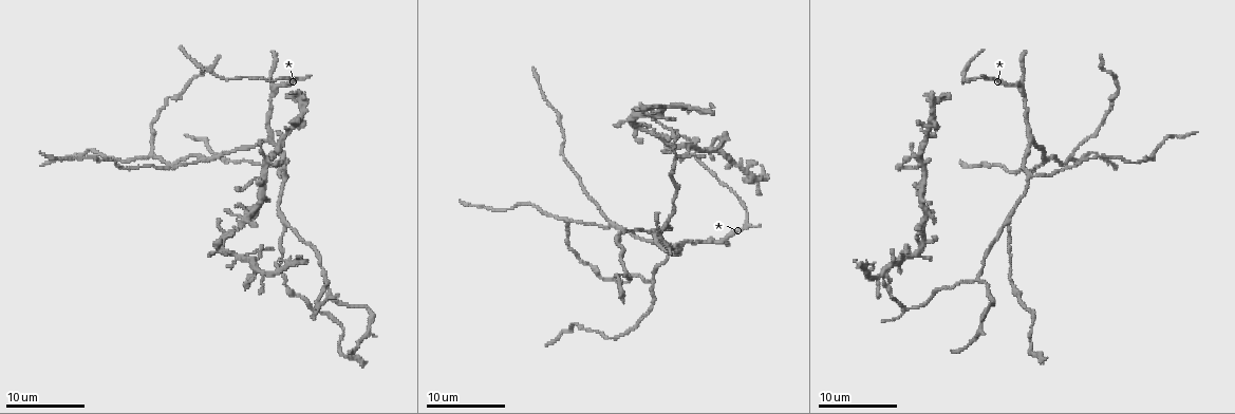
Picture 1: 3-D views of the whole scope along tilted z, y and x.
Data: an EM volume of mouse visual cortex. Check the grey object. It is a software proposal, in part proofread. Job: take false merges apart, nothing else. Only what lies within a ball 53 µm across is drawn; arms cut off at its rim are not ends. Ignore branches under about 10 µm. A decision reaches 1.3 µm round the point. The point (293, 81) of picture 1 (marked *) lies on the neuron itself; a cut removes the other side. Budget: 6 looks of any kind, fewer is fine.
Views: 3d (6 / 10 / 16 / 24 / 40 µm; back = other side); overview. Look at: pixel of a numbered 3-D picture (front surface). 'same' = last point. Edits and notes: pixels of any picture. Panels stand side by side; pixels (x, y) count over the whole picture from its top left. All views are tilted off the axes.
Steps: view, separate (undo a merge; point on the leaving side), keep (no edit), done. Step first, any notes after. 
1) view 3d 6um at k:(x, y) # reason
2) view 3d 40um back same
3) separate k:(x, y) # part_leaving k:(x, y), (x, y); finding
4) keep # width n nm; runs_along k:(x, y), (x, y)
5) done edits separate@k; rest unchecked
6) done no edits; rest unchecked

view 3d 6um at 1:(286, 222) # three-way junction

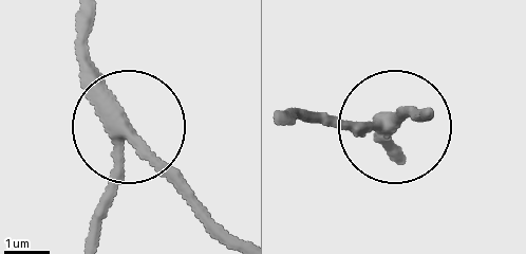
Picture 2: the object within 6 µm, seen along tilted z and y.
keep # runs_along 2:(388, 153), (398, 124), (302, 121); all the same neuron

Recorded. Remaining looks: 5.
view 3d 10um at 1:(270, 140) # small branch off a trunk

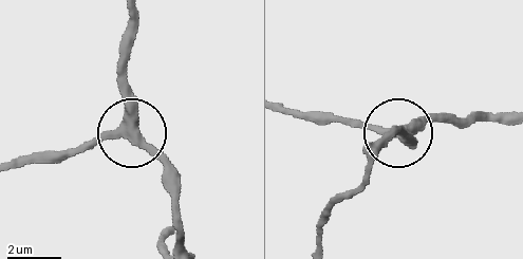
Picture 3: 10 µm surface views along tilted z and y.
view 3d 6um at 3:(125, 133)

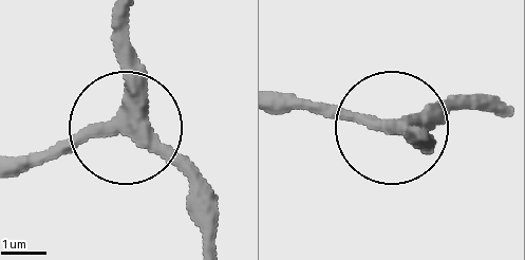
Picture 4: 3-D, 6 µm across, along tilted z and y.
keep # runs_along 4:(499, 106), (430, 103), (368, 125), (291, 103); all the same neuron

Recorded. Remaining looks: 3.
view 3d 10um at 1:(201, 158) # thin arm on a thick one

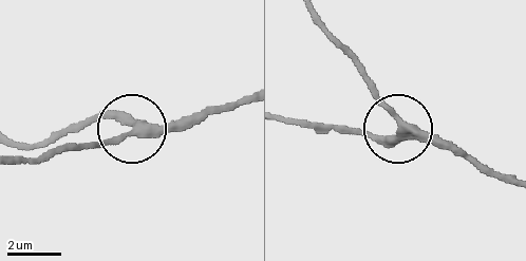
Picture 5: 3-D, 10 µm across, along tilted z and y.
keep # arms 3; runs_along 5:(247, 95), (170, 125), (135, 126), (107, 143), (67, 149); one neuron here

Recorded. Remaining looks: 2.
done no edits; rest unchecked

